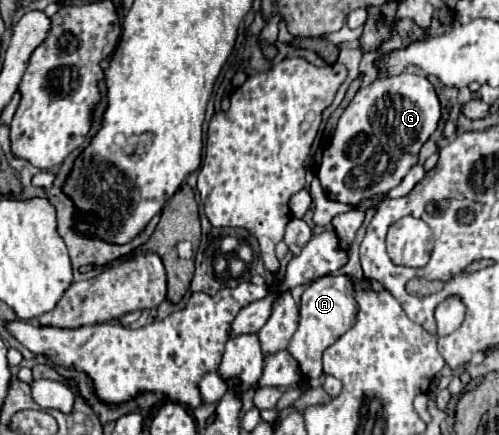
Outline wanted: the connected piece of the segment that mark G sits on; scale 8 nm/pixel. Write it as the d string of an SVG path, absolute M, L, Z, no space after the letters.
M401 73L391 79L377 79L369 87L359 89L349 107L343 111L329 149L323 153L317 177L329 199L351 203L361 211L377 207L389 189L401 183L407 171L417 163L421 145L431 137L441 119L441 105L433 85L427 77L415 73Z

